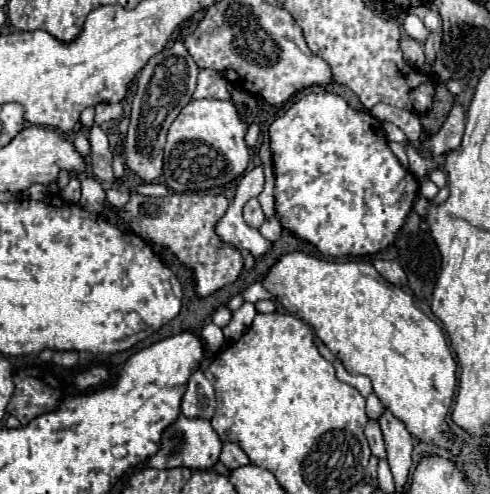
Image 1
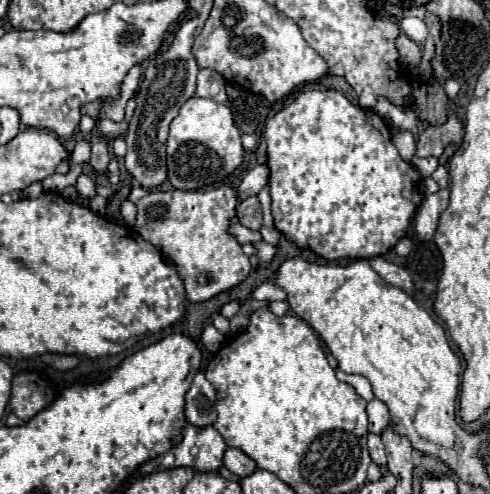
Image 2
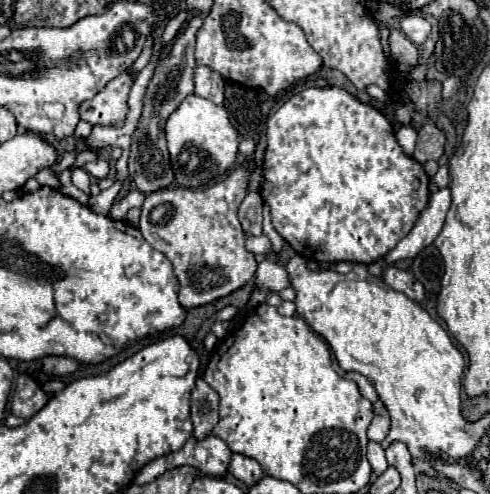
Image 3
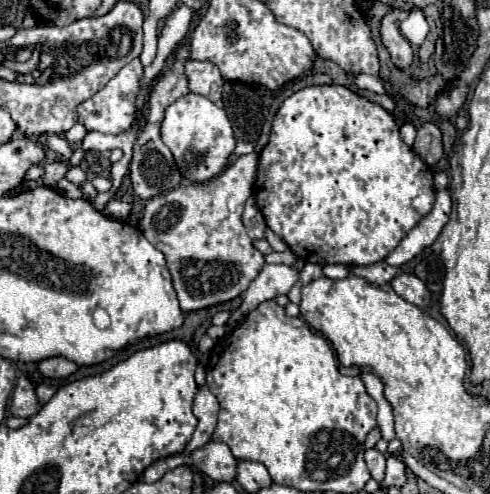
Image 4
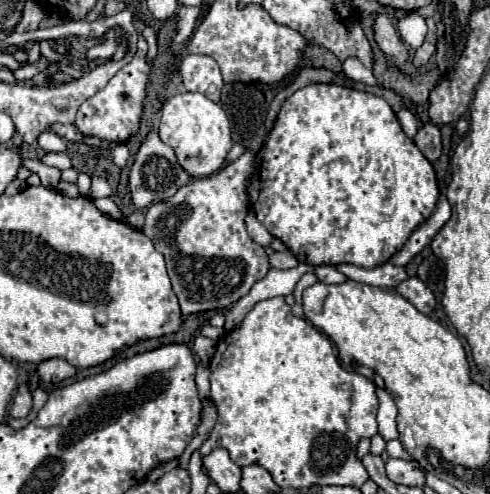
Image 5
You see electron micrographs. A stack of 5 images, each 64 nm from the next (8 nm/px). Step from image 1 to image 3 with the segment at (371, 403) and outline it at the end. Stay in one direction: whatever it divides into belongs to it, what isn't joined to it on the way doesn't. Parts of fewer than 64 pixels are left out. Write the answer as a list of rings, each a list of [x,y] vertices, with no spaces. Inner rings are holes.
[[[376,402],[374,404],[376,408],[376,416],[368,428],[368,440],[370,442],[382,442],[386,436],[388,436],[388,430],[390,430],[390,418],[386,414],[386,408],[382,402]]]

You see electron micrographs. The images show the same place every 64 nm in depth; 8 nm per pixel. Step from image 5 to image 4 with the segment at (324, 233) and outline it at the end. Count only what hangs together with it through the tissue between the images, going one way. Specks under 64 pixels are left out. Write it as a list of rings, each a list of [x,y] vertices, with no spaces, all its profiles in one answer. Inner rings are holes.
[[[306,86],[282,102],[272,134],[258,158],[254,198],[266,226],[304,262],[370,266],[384,260],[432,210],[434,176],[426,162],[400,138],[400,128],[380,104],[346,86]]]

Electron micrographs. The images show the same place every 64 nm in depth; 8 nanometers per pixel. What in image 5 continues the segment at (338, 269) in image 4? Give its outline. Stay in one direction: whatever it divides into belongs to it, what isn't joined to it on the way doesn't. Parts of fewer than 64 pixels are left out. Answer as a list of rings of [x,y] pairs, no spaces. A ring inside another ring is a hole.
[[[318,266],[318,268],[312,268],[312,272],[318,276],[318,280],[322,284],[342,284],[346,282],[348,278],[344,274],[340,274],[336,268],[332,266]]]

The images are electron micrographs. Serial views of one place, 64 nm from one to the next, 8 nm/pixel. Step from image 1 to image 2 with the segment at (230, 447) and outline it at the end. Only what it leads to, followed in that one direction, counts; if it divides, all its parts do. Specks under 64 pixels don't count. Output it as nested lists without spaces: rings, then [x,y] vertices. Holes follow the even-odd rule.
[[[228,448],[228,450],[226,450],[224,466],[226,466],[232,474],[236,474],[238,478],[246,478],[246,476],[254,474],[256,468],[258,468],[256,462],[254,462],[250,456],[246,456],[244,452],[240,452],[240,450],[236,450],[236,448]]]

